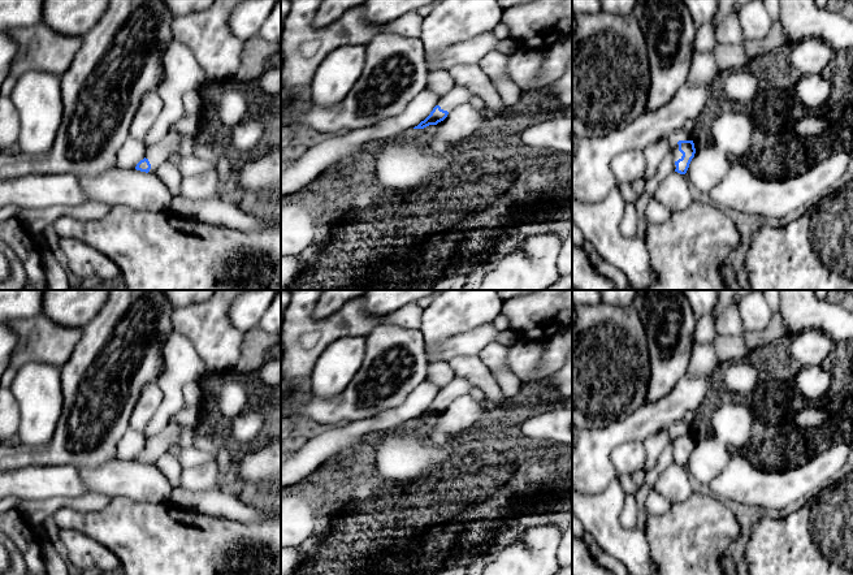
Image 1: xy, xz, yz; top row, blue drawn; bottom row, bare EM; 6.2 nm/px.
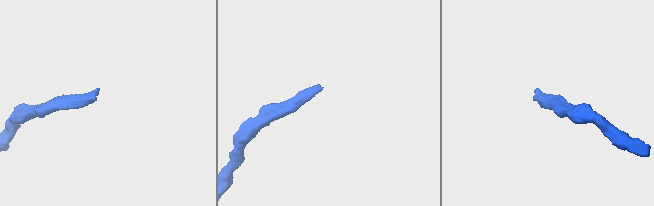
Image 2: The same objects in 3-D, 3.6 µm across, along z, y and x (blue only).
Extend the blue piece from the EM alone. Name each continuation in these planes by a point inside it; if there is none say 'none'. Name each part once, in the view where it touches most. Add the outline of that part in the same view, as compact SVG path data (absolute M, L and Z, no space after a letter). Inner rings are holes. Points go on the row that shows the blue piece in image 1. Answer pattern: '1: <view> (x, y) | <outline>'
1: yz (674, 148) | M672 142L670 151L674 155L674 168L676 169L675 163L681 159L683 154L679 151L679 144L677 142Z

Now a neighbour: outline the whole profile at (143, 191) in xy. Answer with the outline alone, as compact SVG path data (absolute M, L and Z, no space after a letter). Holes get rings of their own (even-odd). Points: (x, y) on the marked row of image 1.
M113 168L100 176L77 177L91 200L111 206L124 204L137 211L169 211L173 195L152 172Z

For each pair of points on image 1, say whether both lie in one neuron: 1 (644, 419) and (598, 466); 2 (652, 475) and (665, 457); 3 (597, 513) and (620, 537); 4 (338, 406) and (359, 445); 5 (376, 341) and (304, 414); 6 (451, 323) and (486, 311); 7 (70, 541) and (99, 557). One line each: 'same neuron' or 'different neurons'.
1: same neuron
2: same neuron
3: same neuron
4: different neurons
5: same neuron
6: same neuron
7: same neuron

